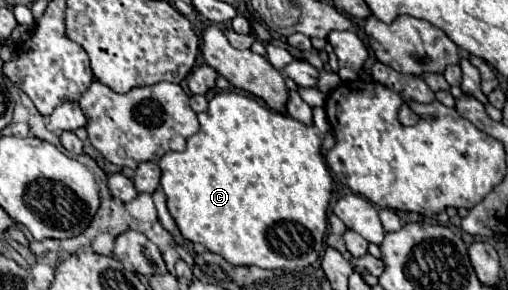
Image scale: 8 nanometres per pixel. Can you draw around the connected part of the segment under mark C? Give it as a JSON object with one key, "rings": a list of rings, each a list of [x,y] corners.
{"rings":[[[224,91],[214,95],[208,101],[208,109],[204,113],[198,113],[200,131],[192,135],[186,141],[186,149],[182,153],[166,153],[158,167],[162,171],[160,185],[166,193],[166,205],[170,215],[174,217],[180,233],[184,239],[192,243],[202,243],[208,251],[224,257],[232,265],[256,265],[262,269],[296,269],[296,267],[308,267],[320,259],[320,253],[324,251],[324,237],[326,237],[326,209],[332,195],[332,177],[326,167],[326,161],[320,153],[322,137],[318,135],[314,125],[304,125],[284,113],[272,111],[266,105],[262,105],[258,99],[234,91]]]}

